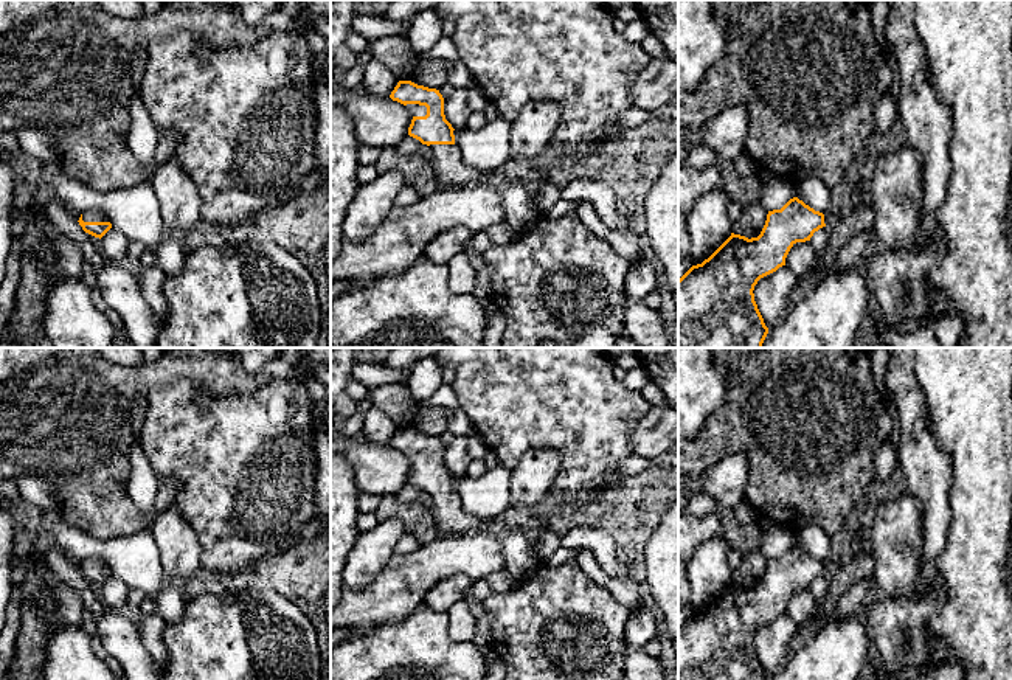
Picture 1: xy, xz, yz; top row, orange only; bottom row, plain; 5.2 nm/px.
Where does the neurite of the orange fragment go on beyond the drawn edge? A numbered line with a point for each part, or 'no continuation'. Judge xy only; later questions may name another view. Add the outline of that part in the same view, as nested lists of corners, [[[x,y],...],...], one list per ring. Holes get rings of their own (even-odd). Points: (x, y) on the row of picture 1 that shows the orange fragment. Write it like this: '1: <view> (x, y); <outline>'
1: xy (89, 216); [[[85,211],[82,213],[84,222],[110,222],[110,219],[102,211]]]

